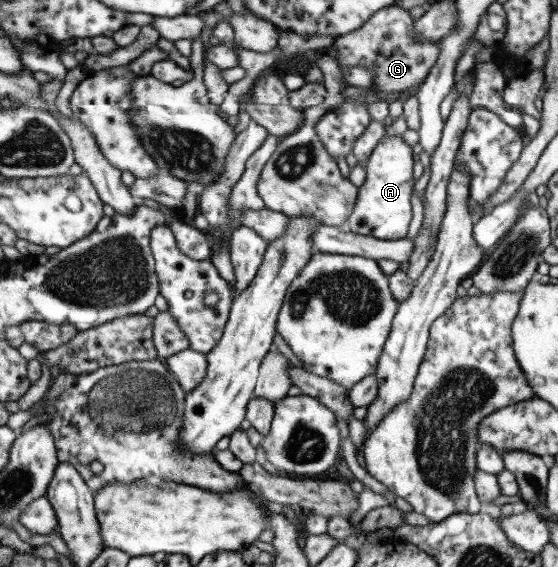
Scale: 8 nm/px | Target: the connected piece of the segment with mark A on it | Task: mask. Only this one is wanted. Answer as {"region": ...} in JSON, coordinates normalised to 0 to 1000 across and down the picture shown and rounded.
{"region":[[[719,236],[692,240],[676,252],[656,286],[656,316],[642,332],[636,367],[618,393],[622,406],[683,423],[728,418],[737,392],[737,342],[742,332],[740,268]]]}

